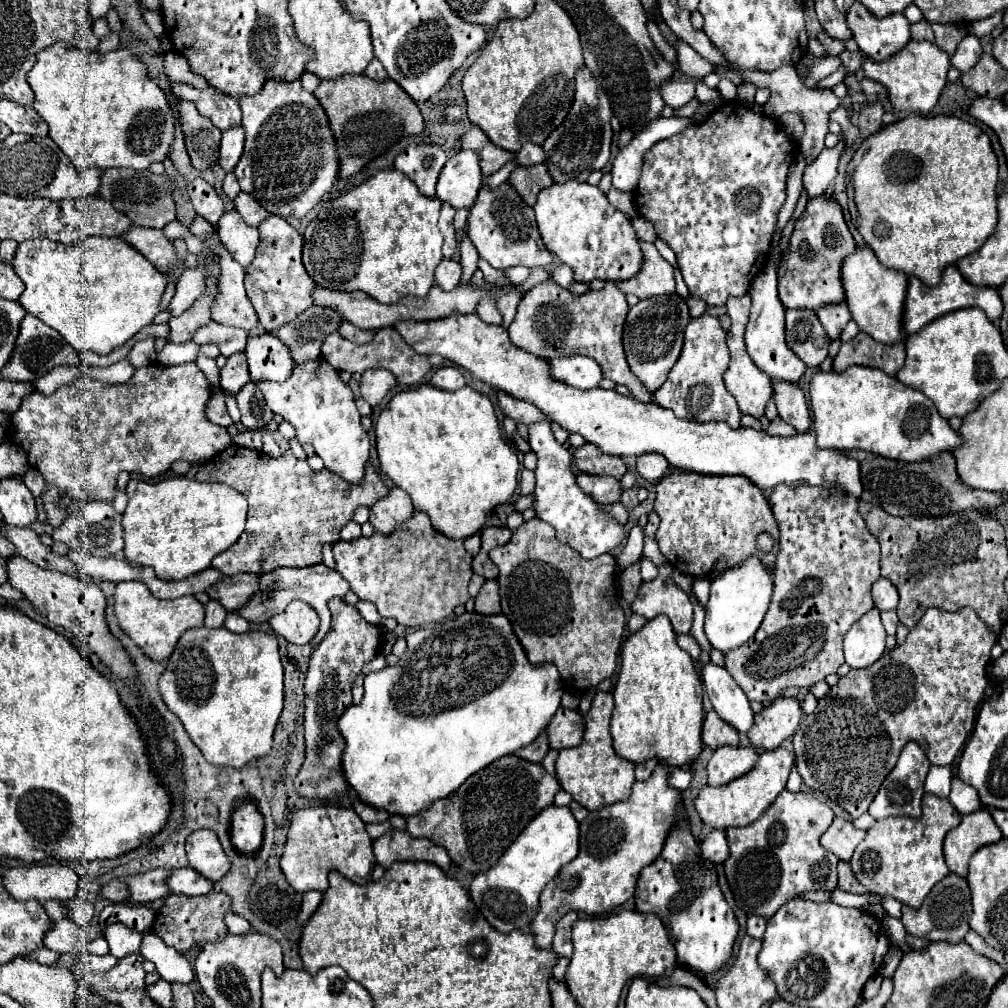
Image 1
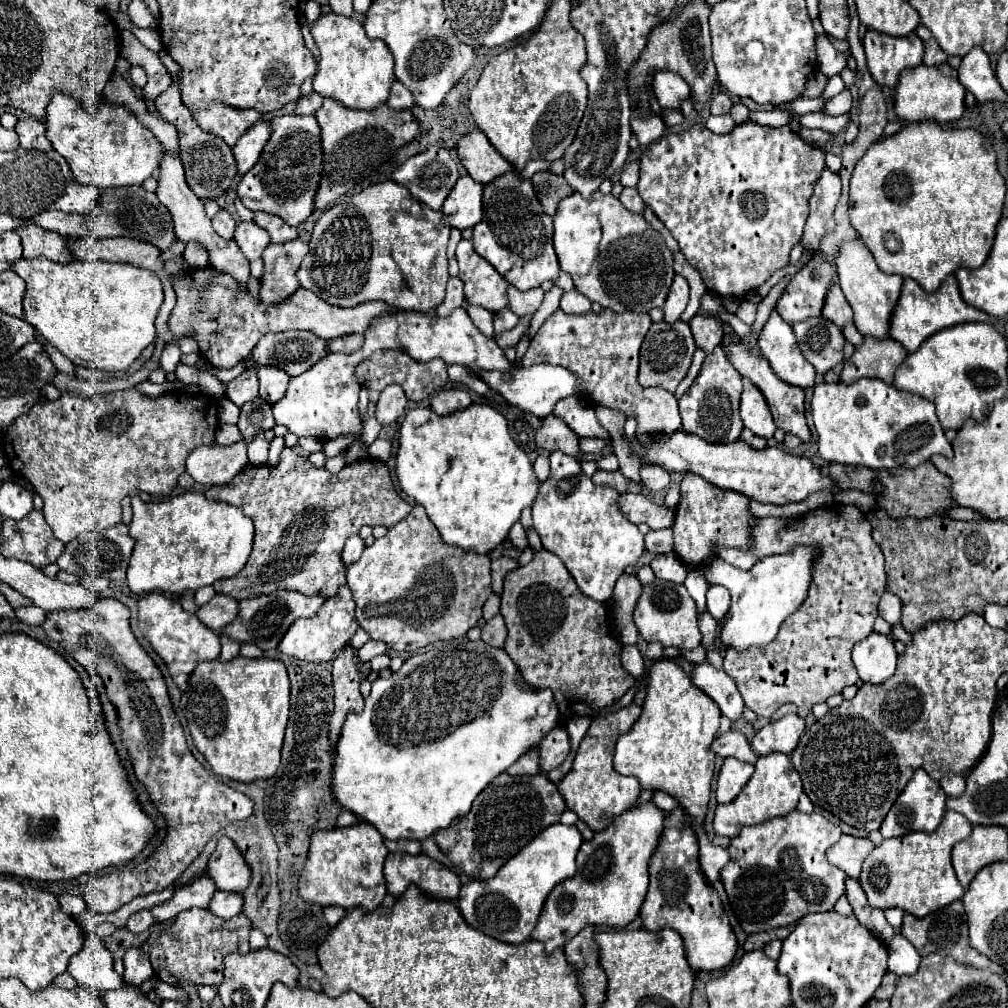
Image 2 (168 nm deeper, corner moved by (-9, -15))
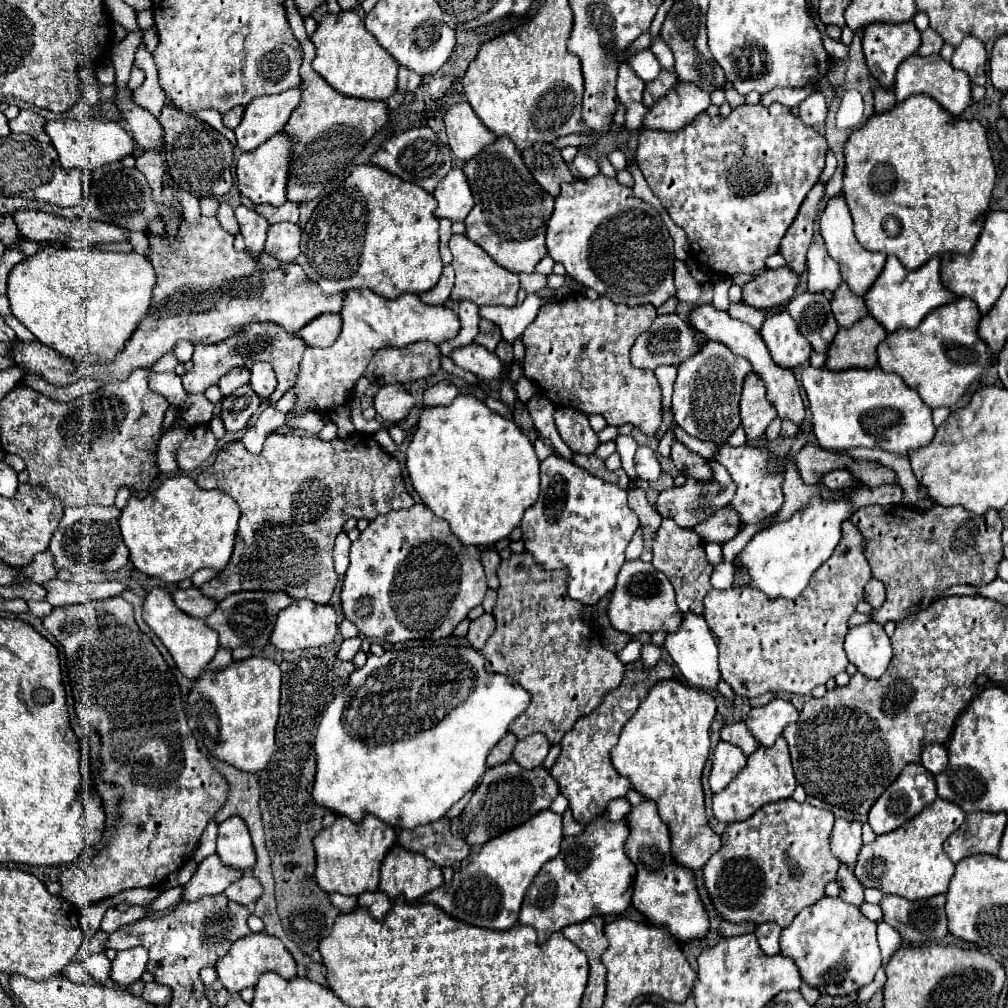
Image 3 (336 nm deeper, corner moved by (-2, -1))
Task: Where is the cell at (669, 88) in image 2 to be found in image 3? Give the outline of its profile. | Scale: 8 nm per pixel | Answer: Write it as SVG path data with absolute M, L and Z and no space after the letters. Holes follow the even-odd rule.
M644 49L644 51L638 51L634 55L628 57L628 65L632 67L632 71L644 81L654 81L658 75L660 75L660 61L656 59L656 55L650 51L650 49Z

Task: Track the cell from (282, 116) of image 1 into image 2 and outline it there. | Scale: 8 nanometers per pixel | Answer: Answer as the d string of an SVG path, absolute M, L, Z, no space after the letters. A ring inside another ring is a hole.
M285 113L269 119L271 137L261 151L255 167L243 175L237 195L251 211L279 215L291 227L301 225L313 213L315 195L321 181L321 127L315 115Z

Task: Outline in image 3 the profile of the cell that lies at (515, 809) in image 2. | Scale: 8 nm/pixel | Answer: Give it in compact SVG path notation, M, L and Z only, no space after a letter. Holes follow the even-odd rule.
M514 761L502 763L498 767L486 769L482 783L478 785L474 797L470 799L468 807L460 815L468 825L468 837L466 841L472 847L480 847L492 837L510 831L522 823L526 823L530 817L534 817L538 811L544 811L550 807L550 803L560 793L556 781L544 767L536 769L520 769Z

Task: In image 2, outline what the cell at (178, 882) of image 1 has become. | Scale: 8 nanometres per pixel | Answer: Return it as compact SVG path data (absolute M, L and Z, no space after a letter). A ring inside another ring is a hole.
M217 891L213 893L213 901L209 901L207 907L213 915L221 919L231 919L241 913L243 909L243 897L241 893L227 893L227 891Z

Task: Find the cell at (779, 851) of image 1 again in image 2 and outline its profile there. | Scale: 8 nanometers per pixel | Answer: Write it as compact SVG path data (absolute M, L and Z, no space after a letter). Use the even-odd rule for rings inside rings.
M791 811L785 817L773 817L757 827L745 827L737 837L733 837L729 845L731 861L723 867L721 879L725 883L725 891L729 895L731 907L743 931L745 933L769 931L775 927L785 927L801 915L831 911L835 901L845 893L845 879L847 879L847 875L841 869L829 865L825 857L827 847L837 843L839 837L841 829L827 817L819 813L805 815L799 811Z

